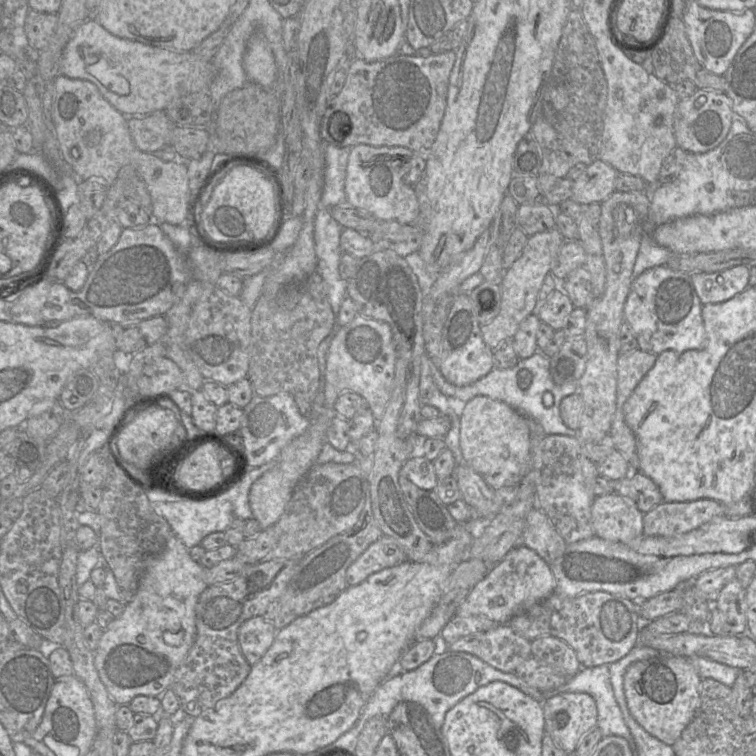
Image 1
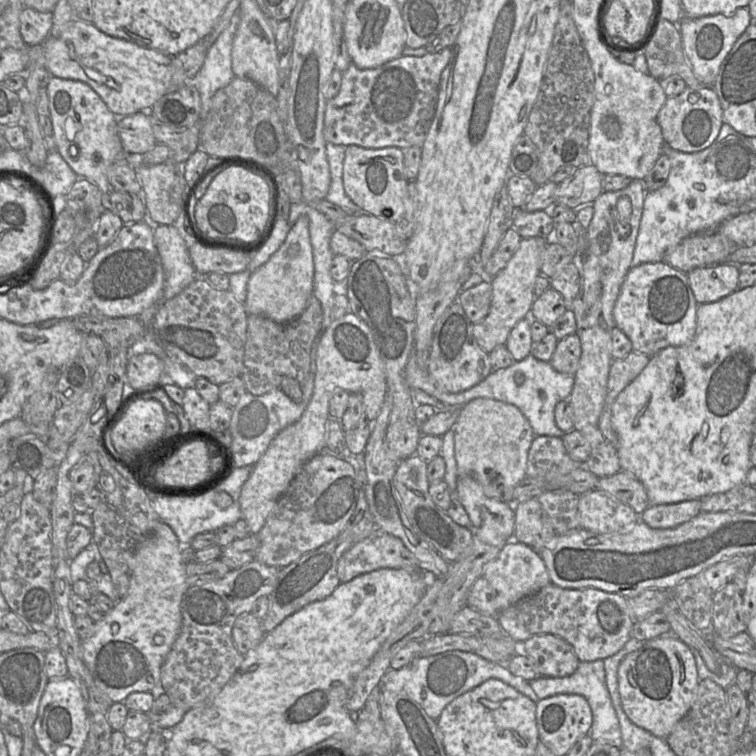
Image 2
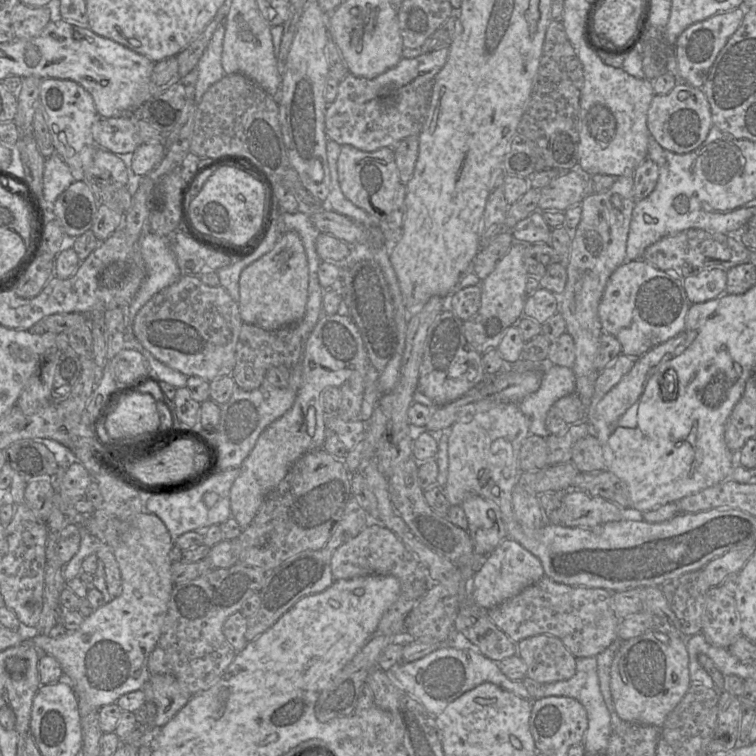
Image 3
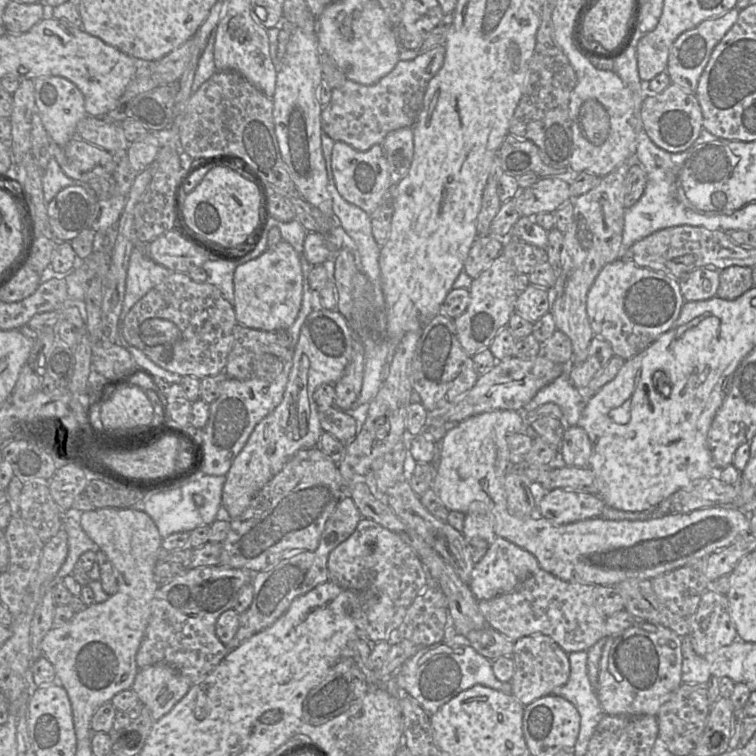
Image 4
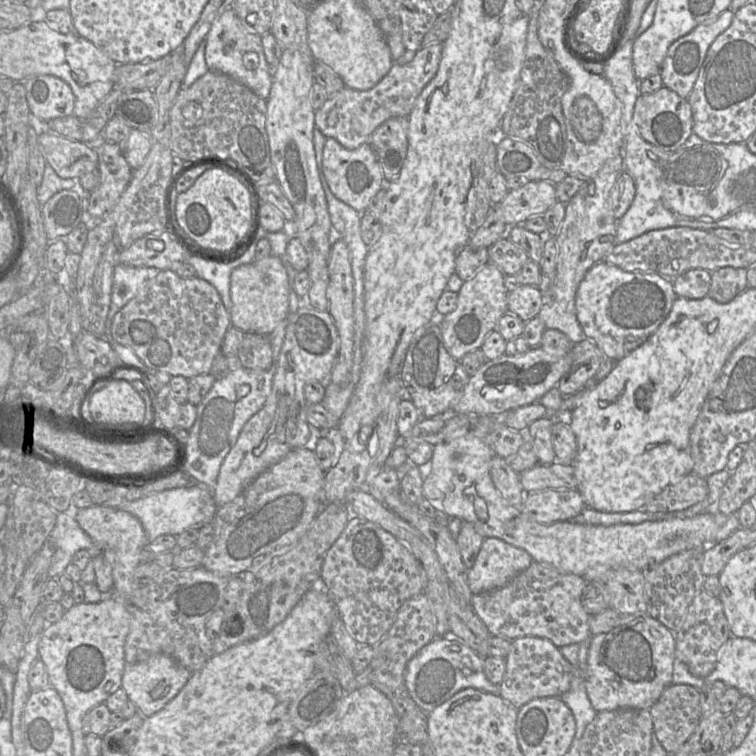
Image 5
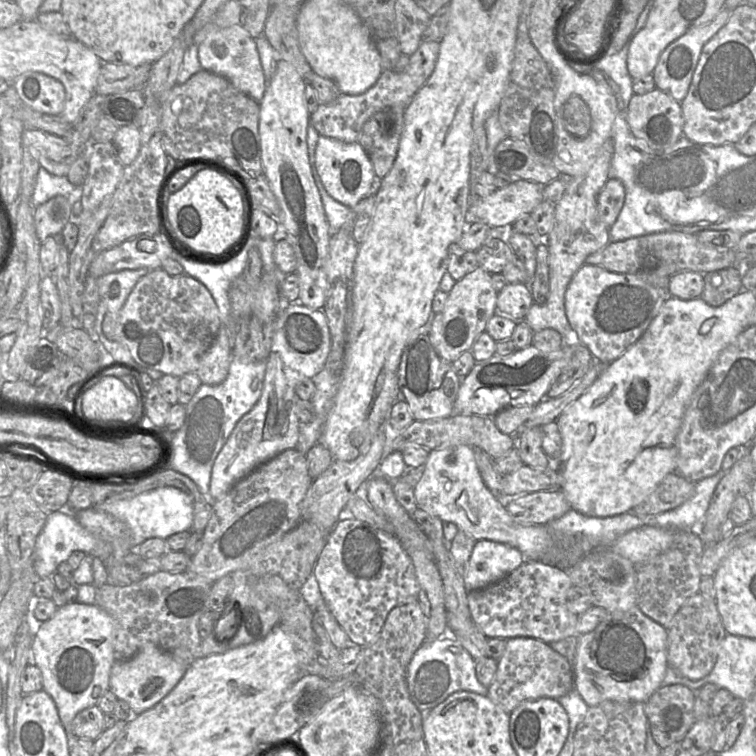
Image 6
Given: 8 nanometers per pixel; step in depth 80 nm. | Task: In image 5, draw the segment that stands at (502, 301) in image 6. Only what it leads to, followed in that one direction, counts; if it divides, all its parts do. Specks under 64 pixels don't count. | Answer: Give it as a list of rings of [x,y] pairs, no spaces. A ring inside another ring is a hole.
[[[521,284],[508,293],[507,313],[524,322],[536,317],[542,305],[543,295],[538,287]]]

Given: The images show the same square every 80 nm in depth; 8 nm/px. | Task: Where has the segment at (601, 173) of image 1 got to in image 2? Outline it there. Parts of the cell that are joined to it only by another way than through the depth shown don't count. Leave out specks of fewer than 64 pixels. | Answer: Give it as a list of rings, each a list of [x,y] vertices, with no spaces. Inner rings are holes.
[[[593,165],[578,167],[573,175],[557,184],[556,204],[575,211],[593,205],[595,199],[603,192],[603,175]]]

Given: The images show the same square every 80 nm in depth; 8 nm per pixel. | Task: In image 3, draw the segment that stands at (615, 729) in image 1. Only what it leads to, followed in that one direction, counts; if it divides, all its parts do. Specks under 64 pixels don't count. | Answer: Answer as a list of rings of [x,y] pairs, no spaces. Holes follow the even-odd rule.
[[[577,657],[576,673],[569,680],[539,683],[526,677],[523,679],[523,683],[534,699],[541,699],[548,696],[565,696],[579,701],[584,706],[588,717],[588,728],[582,740],[585,754],[604,753],[608,746],[608,740],[612,732],[612,725],[610,712],[607,709],[600,690],[596,657]]]

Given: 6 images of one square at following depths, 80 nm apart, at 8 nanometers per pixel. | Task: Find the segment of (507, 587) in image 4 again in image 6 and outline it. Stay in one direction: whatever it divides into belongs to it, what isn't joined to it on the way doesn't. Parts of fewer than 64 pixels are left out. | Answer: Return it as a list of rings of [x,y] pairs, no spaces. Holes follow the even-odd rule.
[[[477,540],[465,566],[463,579],[467,591],[486,588],[512,573],[526,559],[507,544],[492,540]]]

